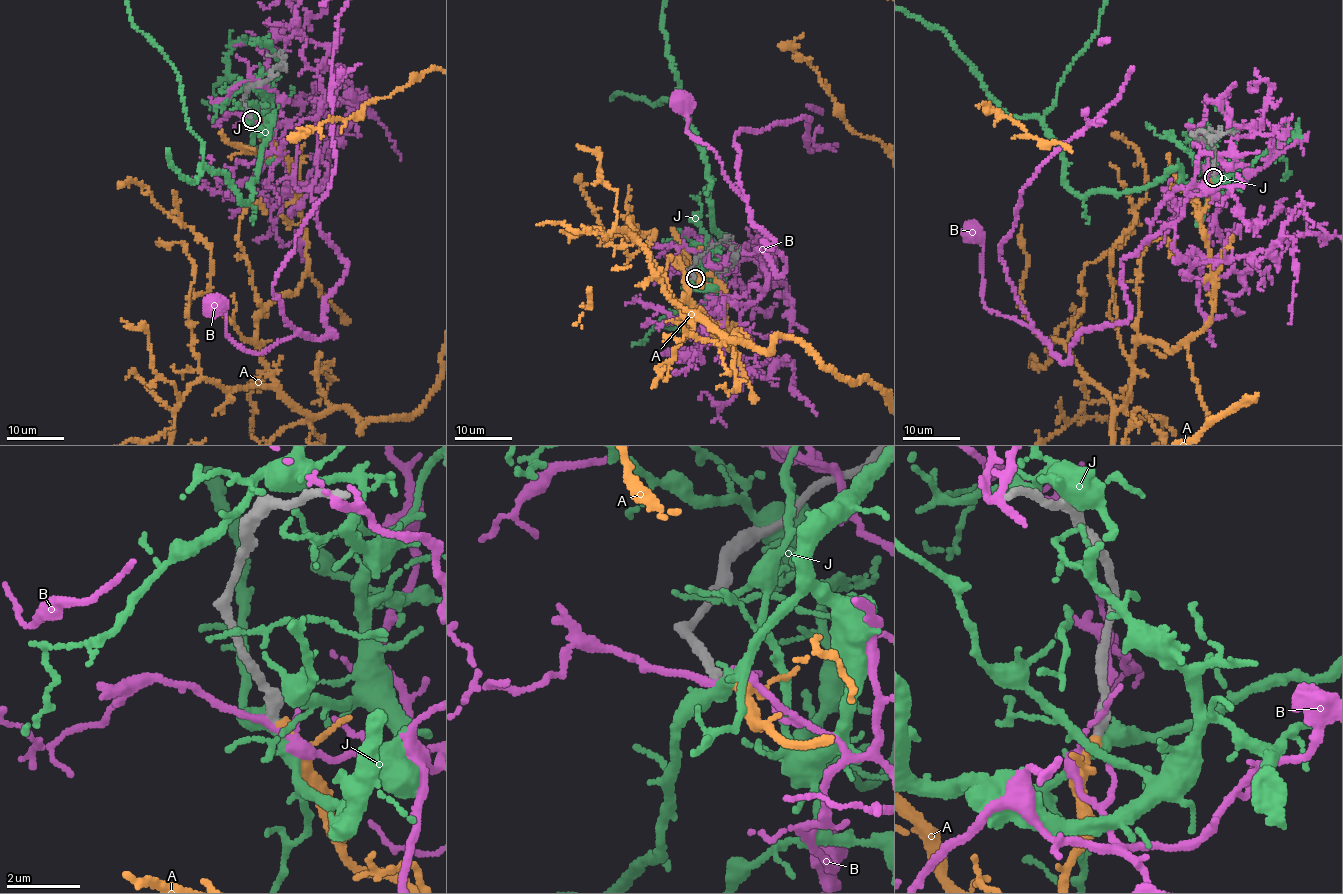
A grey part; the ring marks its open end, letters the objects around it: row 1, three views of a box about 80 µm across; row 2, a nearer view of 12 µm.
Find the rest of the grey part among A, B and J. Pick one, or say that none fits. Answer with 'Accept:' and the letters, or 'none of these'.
Accept: A

